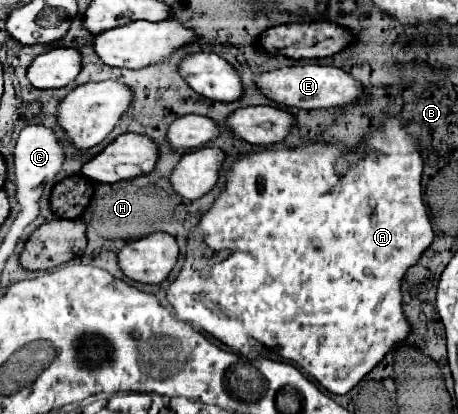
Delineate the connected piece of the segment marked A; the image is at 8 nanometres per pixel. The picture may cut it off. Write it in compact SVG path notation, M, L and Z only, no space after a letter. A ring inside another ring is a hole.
M387 120L381 130L377 130L371 140L363 142L359 148L339 150L337 146L307 144L301 148L277 148L259 150L233 164L229 180L221 196L203 214L197 226L197 250L187 250L187 260L181 274L167 288L167 298L175 308L179 320L191 322L193 326L209 332L223 344L235 348L243 356L251 356L251 340L265 346L281 346L283 358L291 364L299 364L309 376L313 376L331 394L347 394L373 366L377 366L383 356L409 334L409 324L401 310L401 280L409 266L413 266L421 252L433 240L433 228L425 204L421 200L421 170L423 162L419 156L419 146L415 138L401 128L399 120Z

